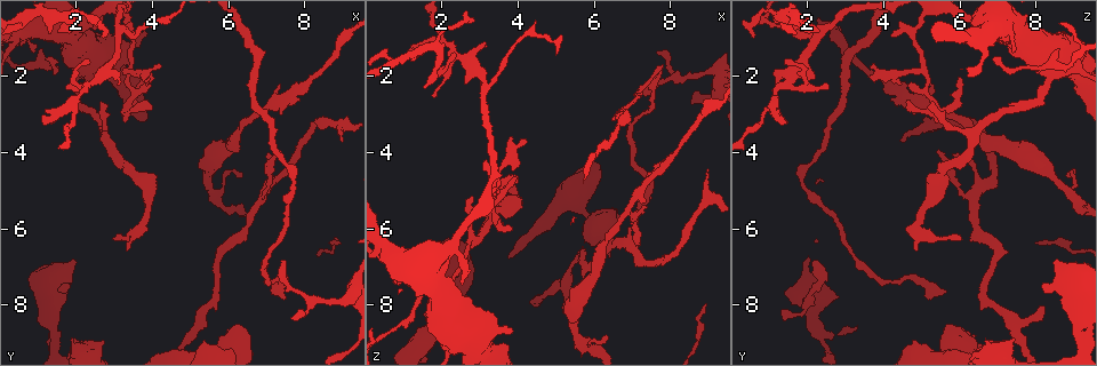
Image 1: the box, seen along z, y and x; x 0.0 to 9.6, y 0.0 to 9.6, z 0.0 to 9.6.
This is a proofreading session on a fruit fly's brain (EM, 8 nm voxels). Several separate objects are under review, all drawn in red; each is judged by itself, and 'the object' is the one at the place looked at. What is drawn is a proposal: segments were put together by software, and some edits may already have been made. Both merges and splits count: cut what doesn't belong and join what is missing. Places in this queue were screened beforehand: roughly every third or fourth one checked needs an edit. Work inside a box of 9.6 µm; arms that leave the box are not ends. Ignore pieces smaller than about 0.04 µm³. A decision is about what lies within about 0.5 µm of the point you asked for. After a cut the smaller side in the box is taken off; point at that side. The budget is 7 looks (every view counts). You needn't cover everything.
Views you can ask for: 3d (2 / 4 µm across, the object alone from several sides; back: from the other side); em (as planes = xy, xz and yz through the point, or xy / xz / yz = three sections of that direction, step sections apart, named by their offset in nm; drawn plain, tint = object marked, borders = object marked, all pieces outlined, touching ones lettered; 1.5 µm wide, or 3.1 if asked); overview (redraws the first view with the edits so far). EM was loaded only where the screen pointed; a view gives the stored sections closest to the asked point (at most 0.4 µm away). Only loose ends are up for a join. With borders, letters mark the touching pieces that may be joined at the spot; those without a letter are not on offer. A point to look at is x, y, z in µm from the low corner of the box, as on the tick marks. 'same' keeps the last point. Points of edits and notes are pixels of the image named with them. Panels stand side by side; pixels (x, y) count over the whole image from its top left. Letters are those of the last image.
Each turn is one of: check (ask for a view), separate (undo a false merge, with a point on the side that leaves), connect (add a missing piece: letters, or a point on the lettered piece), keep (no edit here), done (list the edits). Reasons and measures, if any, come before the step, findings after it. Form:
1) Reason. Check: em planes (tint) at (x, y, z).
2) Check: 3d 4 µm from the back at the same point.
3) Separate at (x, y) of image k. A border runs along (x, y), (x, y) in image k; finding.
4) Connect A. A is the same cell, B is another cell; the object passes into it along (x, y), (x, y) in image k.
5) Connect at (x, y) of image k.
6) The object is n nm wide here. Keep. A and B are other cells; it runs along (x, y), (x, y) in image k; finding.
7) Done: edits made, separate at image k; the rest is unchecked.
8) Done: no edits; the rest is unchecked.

Tapers out. Check: em xz step 4 (tint) at (2.35, 1.60, 1.45).

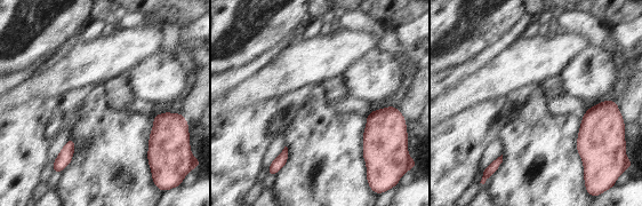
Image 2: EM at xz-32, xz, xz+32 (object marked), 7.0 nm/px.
Cut it another way. Check: em planes (borders) at the same point.

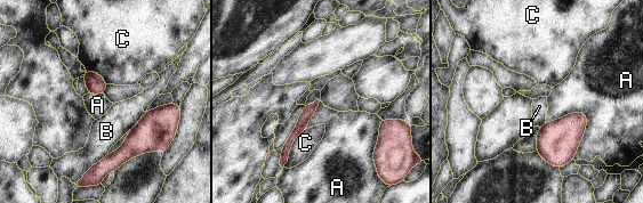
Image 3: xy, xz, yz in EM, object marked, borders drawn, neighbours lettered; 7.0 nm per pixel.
The longest contact is with C, 320 nm. Keep. A, B and C are other cells; no lettered piece goes on from it.

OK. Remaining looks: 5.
Sharp bend. Check: em planes (borders) at (3.35, 1.75, 5.00).

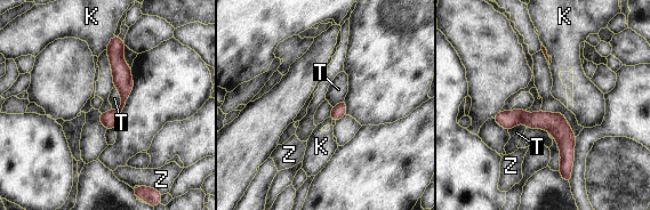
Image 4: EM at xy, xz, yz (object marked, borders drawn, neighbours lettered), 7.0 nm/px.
The longest contact is with Z, 300 nm. Keep. K, T and Z are other cells; it runs along (117, 39), (123, 103), (107, 126) in image 4; continuous, no second neuron.

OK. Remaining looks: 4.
An open end. Check: em xy step 4 (borders) at (1.95, 6.90, 8.45).

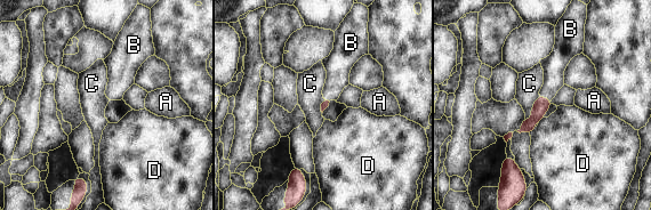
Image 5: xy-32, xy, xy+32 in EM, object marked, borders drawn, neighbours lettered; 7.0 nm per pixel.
Connect B. B is the same cell, A, C and D are other cells; the object passes into it along (541, 105), (545, 98), (554, 65) in image 5; the neuron continues.

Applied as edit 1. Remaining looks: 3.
Done: edits made, connect at image 5; the rest is unchecked.

